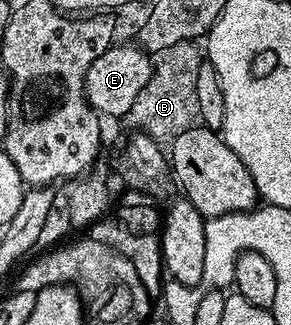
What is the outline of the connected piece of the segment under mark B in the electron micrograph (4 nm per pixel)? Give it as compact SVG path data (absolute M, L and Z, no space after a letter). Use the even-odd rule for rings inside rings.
M192 42L170 46L170 50L155 57L150 82L142 86L130 113L130 120L140 127L137 129L143 135L153 136L157 142L171 142L178 134L186 134L186 130L200 124L196 75L202 63L202 52L196 47Z

